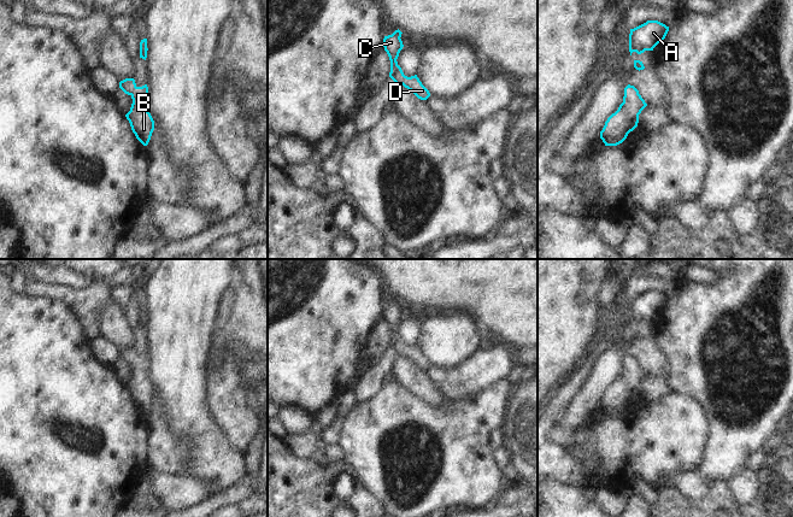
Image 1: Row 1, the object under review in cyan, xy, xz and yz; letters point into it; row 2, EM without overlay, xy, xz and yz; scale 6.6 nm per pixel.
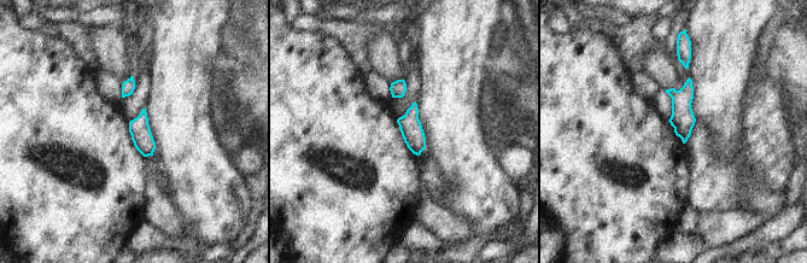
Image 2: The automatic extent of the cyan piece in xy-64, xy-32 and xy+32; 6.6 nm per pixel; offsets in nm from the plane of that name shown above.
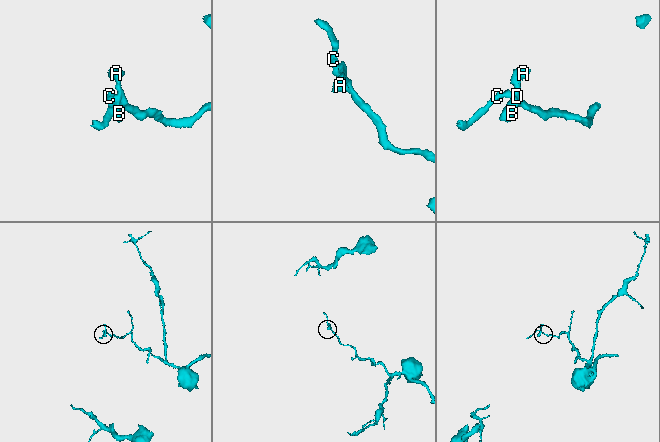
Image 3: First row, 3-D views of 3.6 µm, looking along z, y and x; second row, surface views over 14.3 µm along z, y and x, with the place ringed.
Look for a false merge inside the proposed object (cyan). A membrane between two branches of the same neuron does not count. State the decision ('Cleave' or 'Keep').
Keep.

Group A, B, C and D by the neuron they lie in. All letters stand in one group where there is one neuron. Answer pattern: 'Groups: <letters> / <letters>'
Groups: A B C D.

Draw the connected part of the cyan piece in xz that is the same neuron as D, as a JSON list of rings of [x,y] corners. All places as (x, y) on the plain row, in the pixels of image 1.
[[[398,299],[392,305],[384,306],[383,317],[390,330],[389,347],[396,353],[403,354],[411,360],[418,369],[427,370],[430,366],[429,360],[422,354],[417,345],[407,347],[398,335],[398,327],[404,315],[401,311],[401,301]]]

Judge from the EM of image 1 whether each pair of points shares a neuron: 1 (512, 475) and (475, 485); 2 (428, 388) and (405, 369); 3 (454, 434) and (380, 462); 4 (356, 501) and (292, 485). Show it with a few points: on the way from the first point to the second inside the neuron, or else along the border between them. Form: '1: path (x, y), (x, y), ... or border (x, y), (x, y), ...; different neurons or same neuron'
1: border (500, 471), (501, 491); different neurons
2: path (422, 386), (411, 375); same neuron
3: path (436, 447), (428, 447), (415, 453), (398, 454); same neuron
4: path (340, 503), (307, 500); same neuron

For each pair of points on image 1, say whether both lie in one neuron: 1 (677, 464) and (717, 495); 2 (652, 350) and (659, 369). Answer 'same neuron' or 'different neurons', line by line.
1: different neurons
2: same neuron

